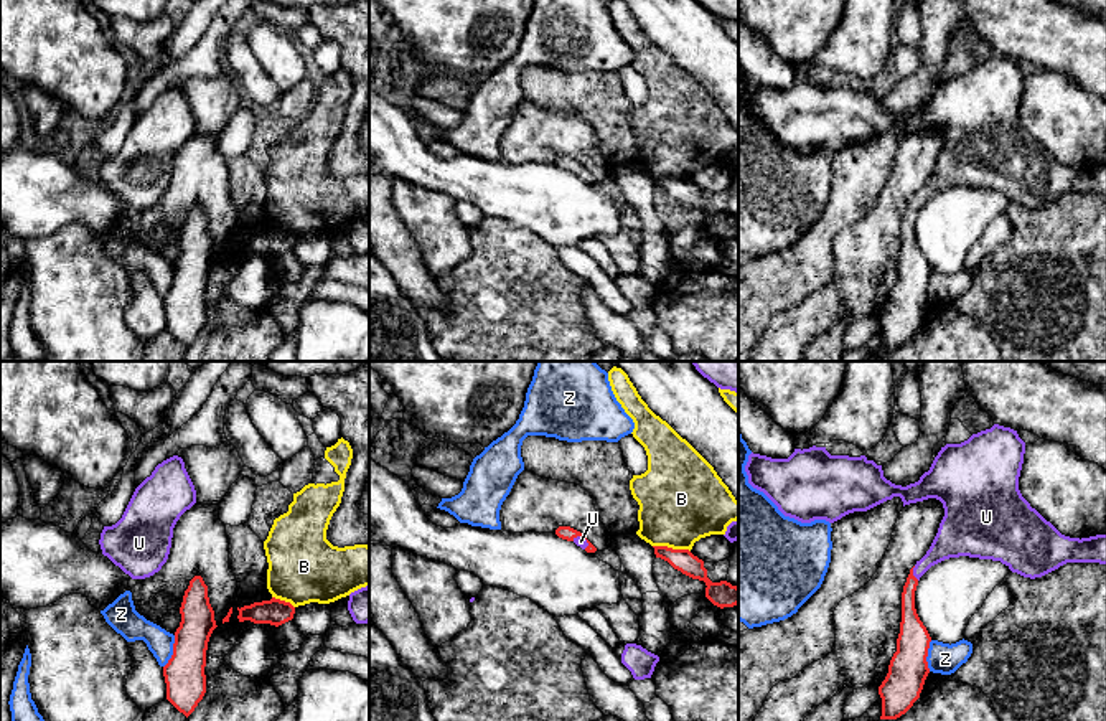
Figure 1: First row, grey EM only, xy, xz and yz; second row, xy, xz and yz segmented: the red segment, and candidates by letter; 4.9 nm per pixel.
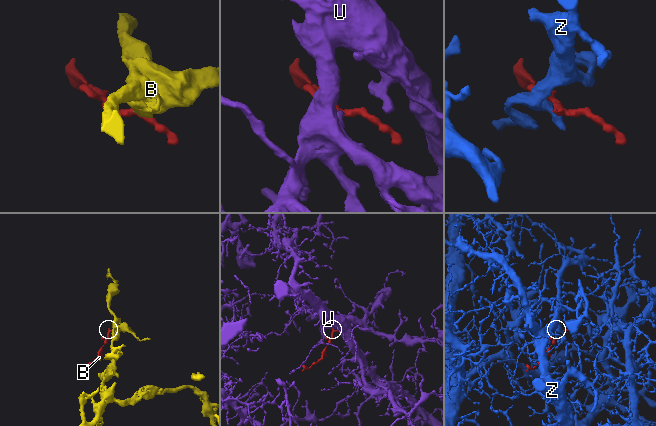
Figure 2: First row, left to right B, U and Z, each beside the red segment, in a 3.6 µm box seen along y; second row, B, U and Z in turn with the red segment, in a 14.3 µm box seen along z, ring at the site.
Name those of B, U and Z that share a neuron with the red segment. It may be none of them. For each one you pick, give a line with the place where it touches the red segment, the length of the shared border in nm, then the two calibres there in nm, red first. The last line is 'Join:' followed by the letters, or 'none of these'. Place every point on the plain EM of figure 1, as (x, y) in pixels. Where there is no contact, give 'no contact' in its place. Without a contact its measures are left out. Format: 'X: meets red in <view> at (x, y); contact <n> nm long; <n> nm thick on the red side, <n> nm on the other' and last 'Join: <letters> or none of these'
U: meets red in yz at (912, 203); contact 80 nm long; 100 nm thick on the red side, 160 nm on the other
Join: U

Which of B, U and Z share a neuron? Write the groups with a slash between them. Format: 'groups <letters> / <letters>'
groups B / U / Z

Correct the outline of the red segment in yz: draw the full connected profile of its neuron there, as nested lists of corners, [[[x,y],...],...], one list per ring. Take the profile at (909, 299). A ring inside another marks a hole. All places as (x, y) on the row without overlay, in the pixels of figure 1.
[[[994,54],[972,64],[961,74],[946,74],[935,87],[928,102],[907,117],[883,107],[882,96],[865,86],[831,86],[826,78],[794,79],[788,89],[771,89],[750,84],[745,96],[748,114],[763,122],[778,140],[801,153],[826,150],[834,153],[854,142],[867,142],[893,127],[905,135],[936,129],[943,134],[944,147],[926,181],[910,200],[902,223],[902,252],[888,304],[879,317],[882,328],[880,350],[897,350],[920,328],[930,304],[928,279],[931,267],[915,239],[915,221],[920,208],[935,195],[959,186],[992,190],[1005,195],[1024,208],[1042,208],[1066,193],[1106,195],[1106,165],[1070,168],[1047,152],[1019,120],[1025,73],[1017,61]]]

